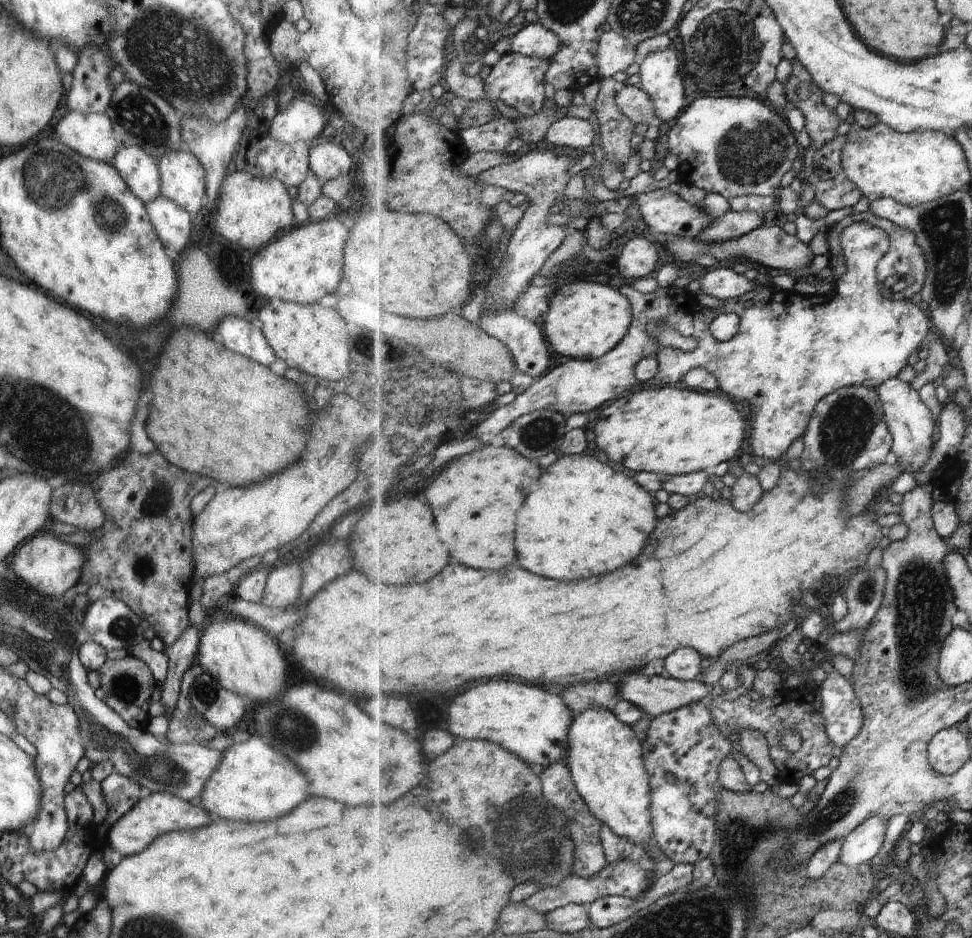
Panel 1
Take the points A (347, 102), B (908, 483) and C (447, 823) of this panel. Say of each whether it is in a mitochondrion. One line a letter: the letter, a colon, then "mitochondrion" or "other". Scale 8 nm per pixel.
A: other
B: other
C: other

